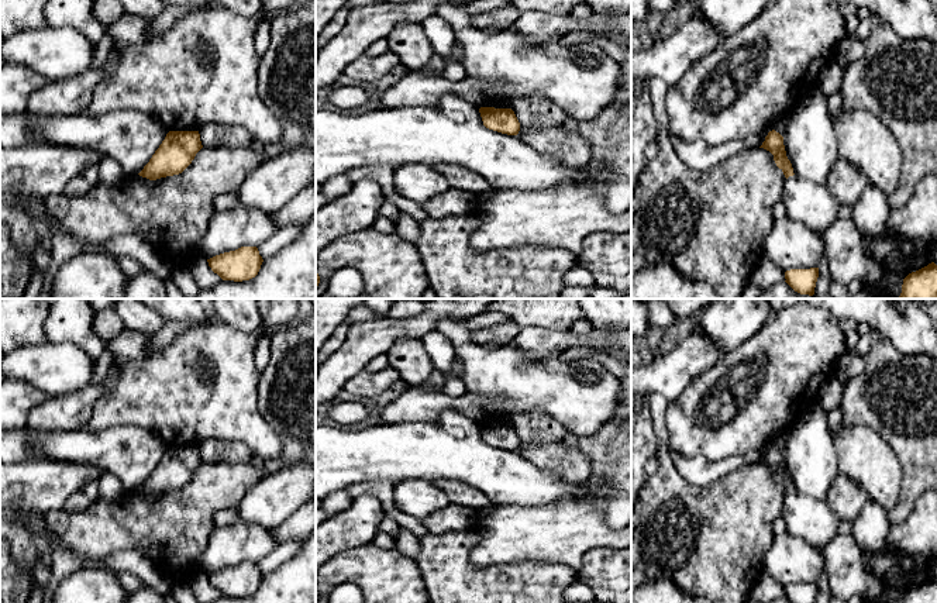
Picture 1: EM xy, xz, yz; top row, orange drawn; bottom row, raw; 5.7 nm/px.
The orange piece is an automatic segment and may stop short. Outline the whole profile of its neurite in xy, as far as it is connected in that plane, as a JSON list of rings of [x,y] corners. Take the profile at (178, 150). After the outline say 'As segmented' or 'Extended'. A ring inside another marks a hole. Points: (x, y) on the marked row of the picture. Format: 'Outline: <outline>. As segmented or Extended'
Outline: [[[169,131],[138,175],[149,180],[179,175],[201,148],[199,131]]]. As segmented

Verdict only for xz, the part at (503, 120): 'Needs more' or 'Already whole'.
Already whole

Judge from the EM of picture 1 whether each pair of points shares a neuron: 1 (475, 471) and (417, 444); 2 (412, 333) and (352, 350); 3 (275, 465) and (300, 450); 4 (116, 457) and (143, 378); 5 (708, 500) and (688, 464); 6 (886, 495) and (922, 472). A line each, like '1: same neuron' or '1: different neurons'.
1: same neuron
2: same neuron
3: same neuron
4: different neurons
5: different neurons
6: different neurons

